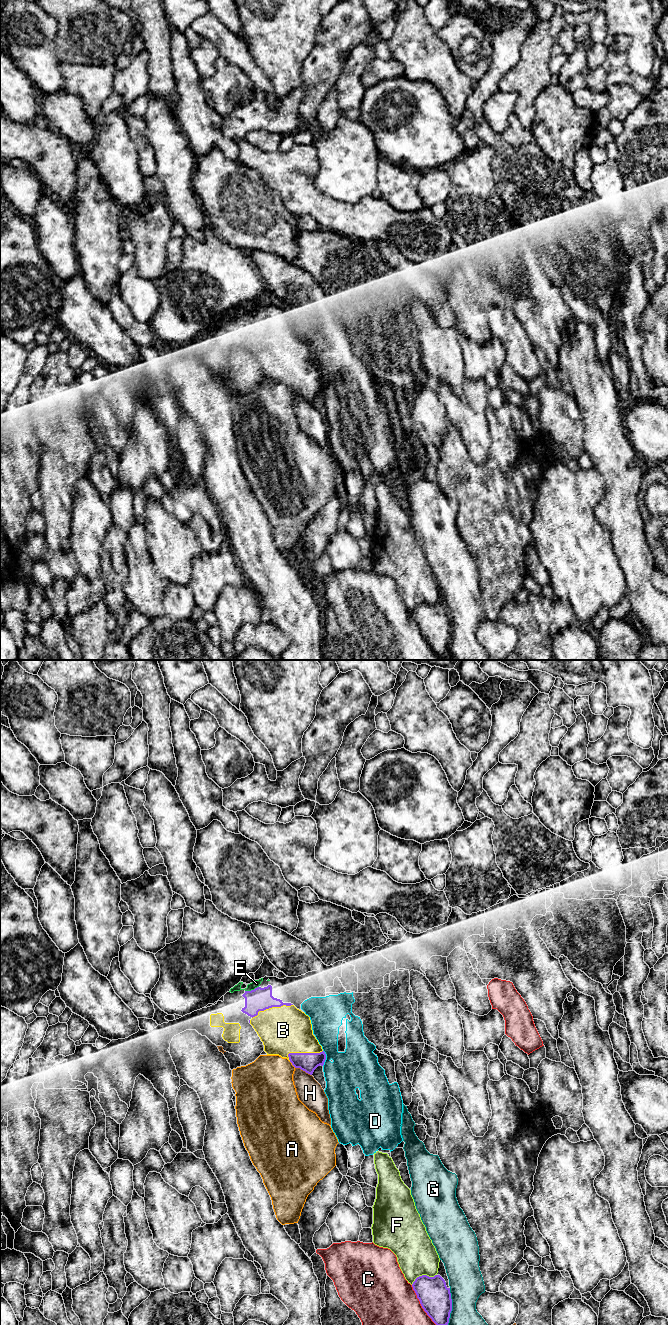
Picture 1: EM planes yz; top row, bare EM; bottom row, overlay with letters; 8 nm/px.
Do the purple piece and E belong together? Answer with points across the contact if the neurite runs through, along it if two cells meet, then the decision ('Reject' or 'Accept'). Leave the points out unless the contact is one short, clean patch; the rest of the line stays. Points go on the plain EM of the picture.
Path across: yz (259, 327), (251, 318), (256, 311). Accept

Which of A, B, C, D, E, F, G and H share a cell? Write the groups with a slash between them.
A / B E / C / D / F / G / H

